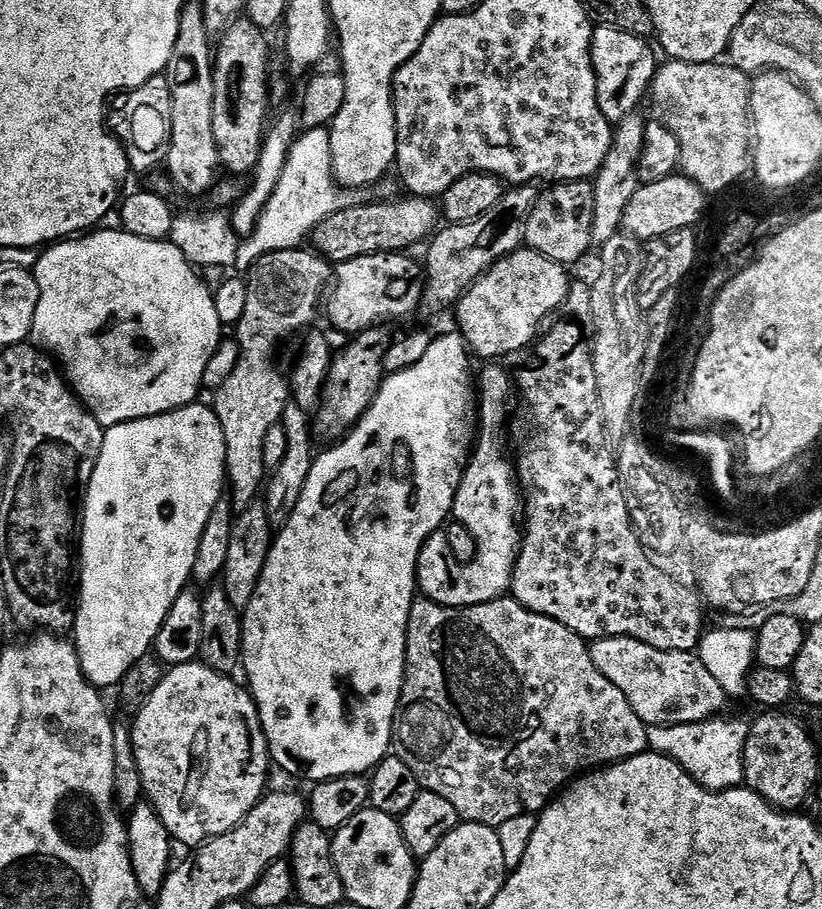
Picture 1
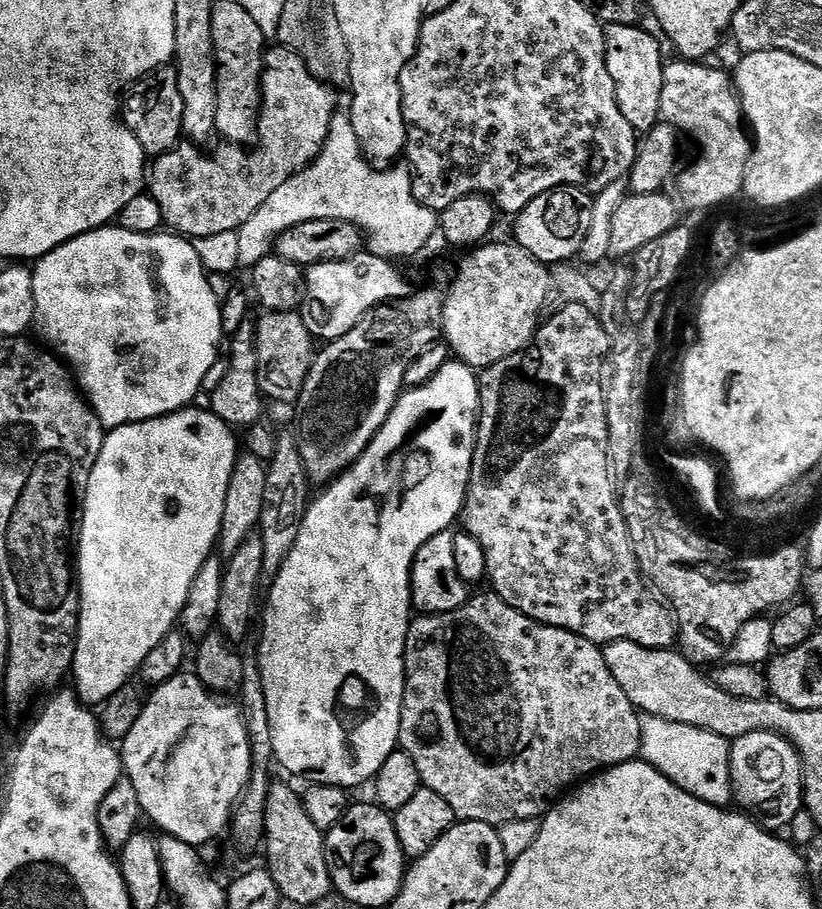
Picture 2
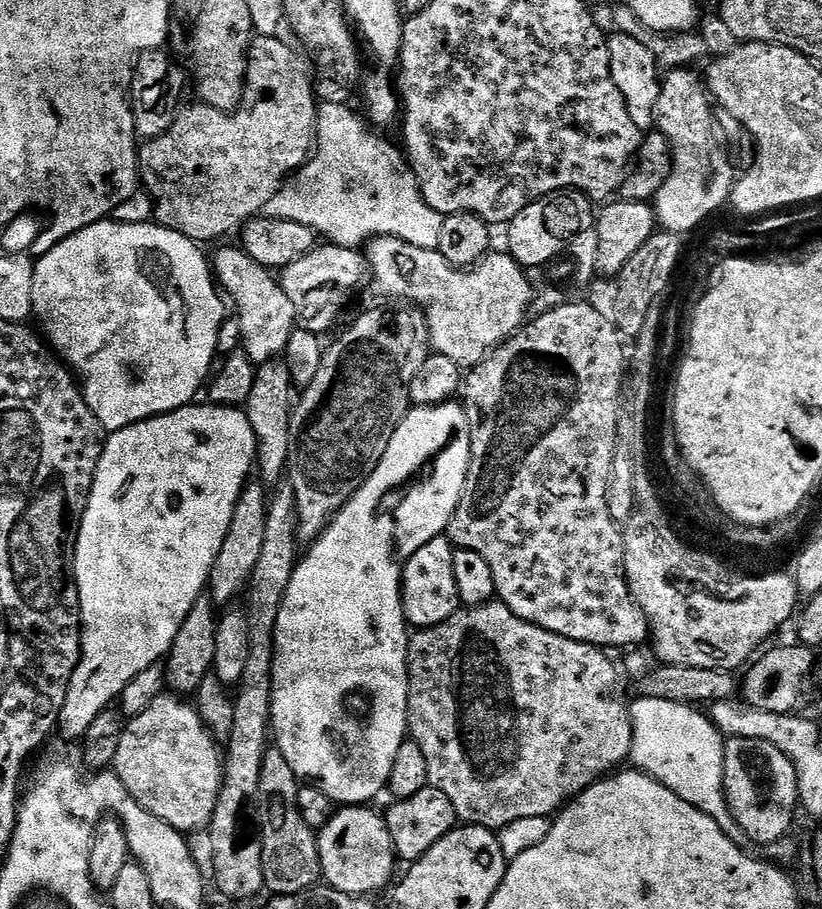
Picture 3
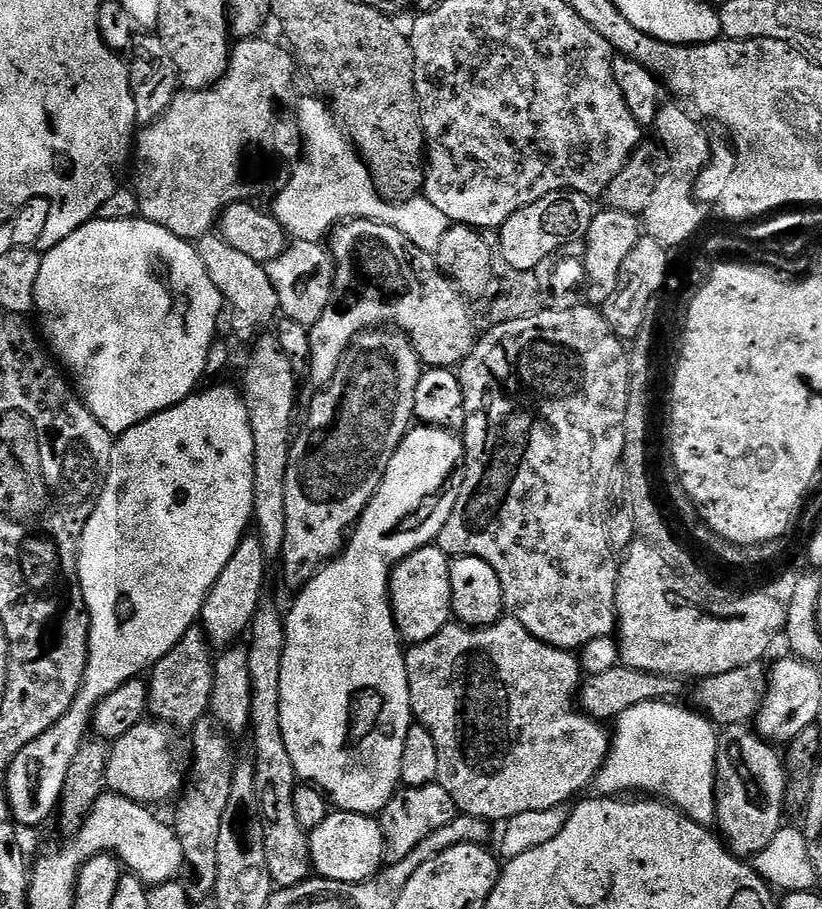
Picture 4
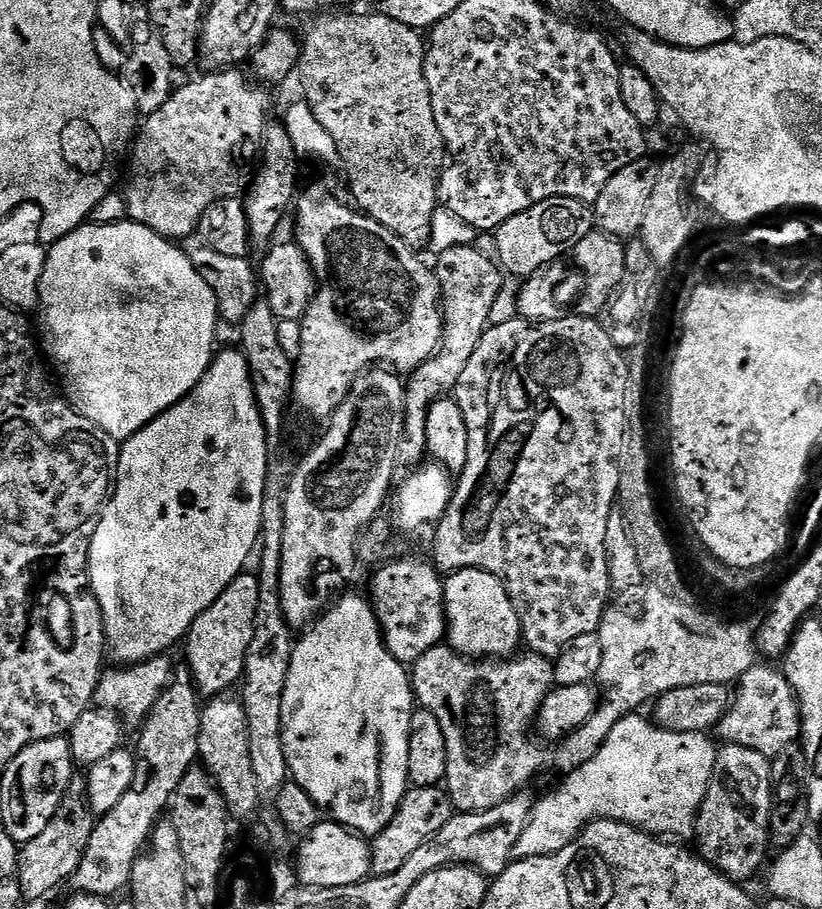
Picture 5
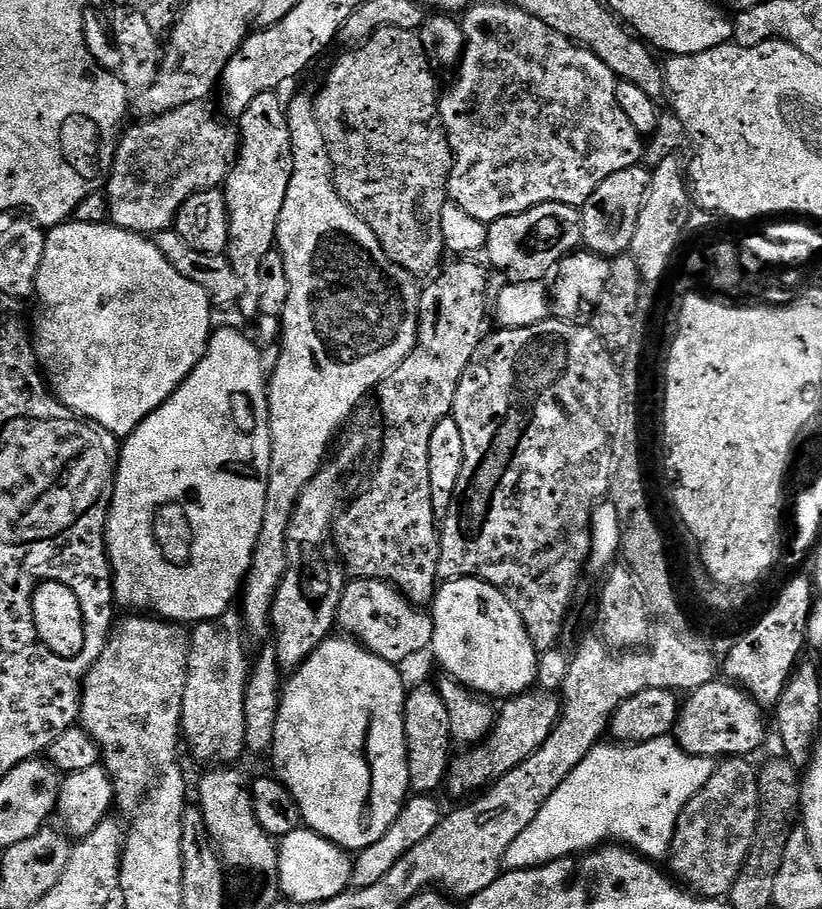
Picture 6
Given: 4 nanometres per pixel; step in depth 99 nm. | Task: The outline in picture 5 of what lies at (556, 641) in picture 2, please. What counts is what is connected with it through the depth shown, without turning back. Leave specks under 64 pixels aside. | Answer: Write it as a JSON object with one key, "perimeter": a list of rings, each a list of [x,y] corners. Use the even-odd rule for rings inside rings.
{"perimeter":[[[441,642],[430,650],[426,650],[426,654],[422,654],[422,658],[418,658],[415,664],[411,665],[410,679],[415,703],[423,711],[434,714],[434,718],[438,718],[438,722],[442,725],[442,732],[446,734],[446,774],[444,775],[444,784],[446,785],[448,796],[452,800],[452,807],[457,813],[494,810],[494,806],[506,802],[518,792],[525,791],[529,787],[528,783],[544,768],[544,752],[532,741],[532,736],[534,737],[534,725],[538,710],[556,683],[555,670],[553,668],[553,661],[547,656],[535,654],[520,655],[516,654],[511,658],[473,658],[471,656],[463,656],[455,648]]]}

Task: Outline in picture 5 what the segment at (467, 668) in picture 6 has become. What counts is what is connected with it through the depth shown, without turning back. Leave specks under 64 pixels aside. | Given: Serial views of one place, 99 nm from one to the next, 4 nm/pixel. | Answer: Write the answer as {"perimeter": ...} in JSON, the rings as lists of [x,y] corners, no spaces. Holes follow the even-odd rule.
{"perimeter":[[[464,568],[444,580],[446,640],[463,656],[508,658],[521,647],[520,619],[506,594],[506,586],[494,574]]]}

